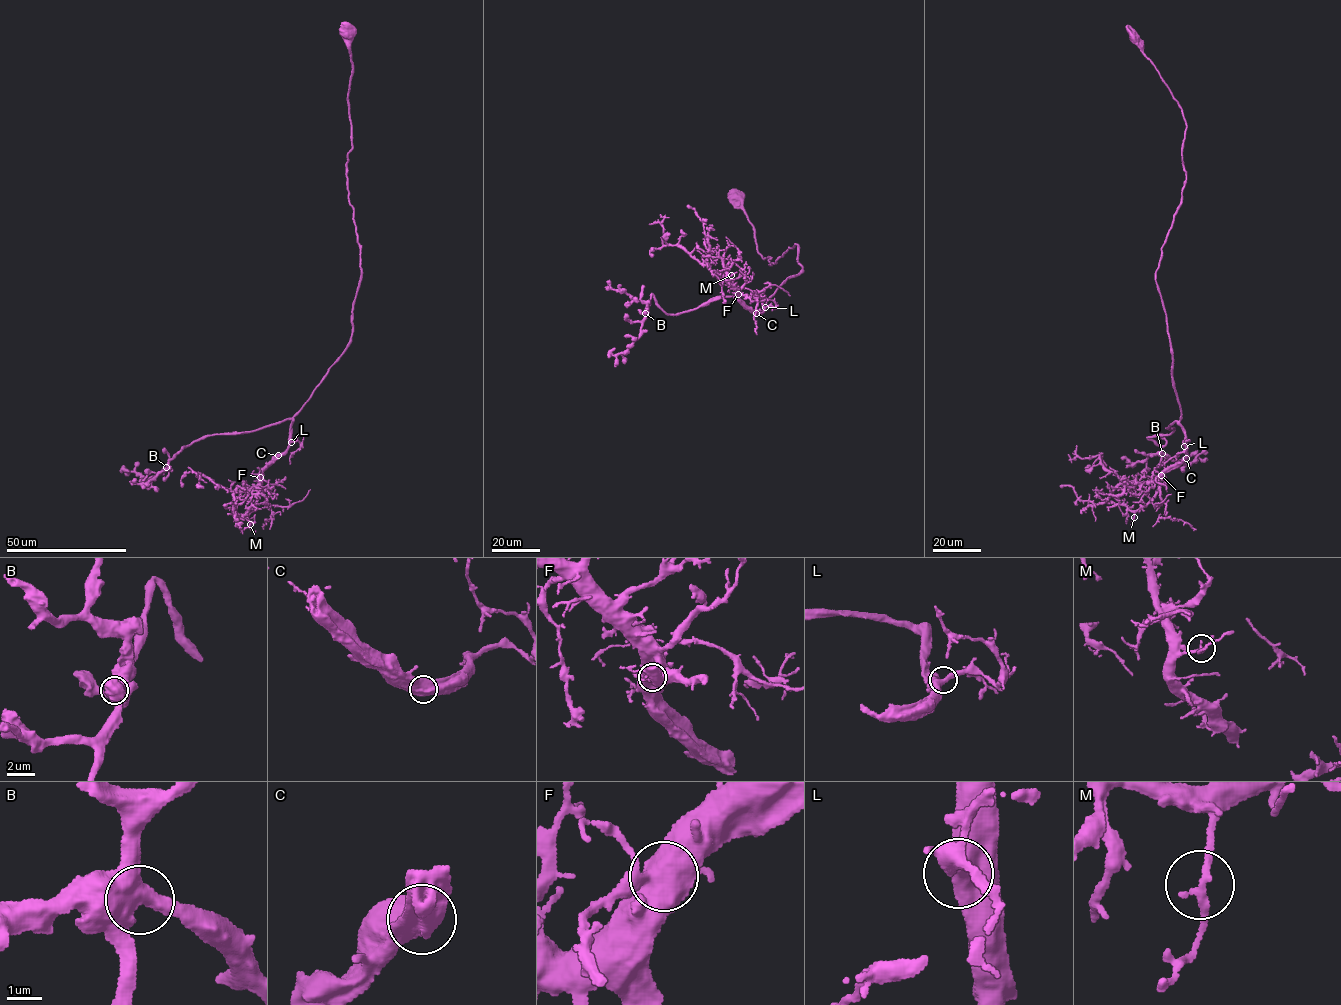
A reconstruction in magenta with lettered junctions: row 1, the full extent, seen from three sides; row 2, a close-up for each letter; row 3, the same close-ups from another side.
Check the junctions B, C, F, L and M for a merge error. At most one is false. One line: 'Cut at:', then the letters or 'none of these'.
Cut at: none of these

